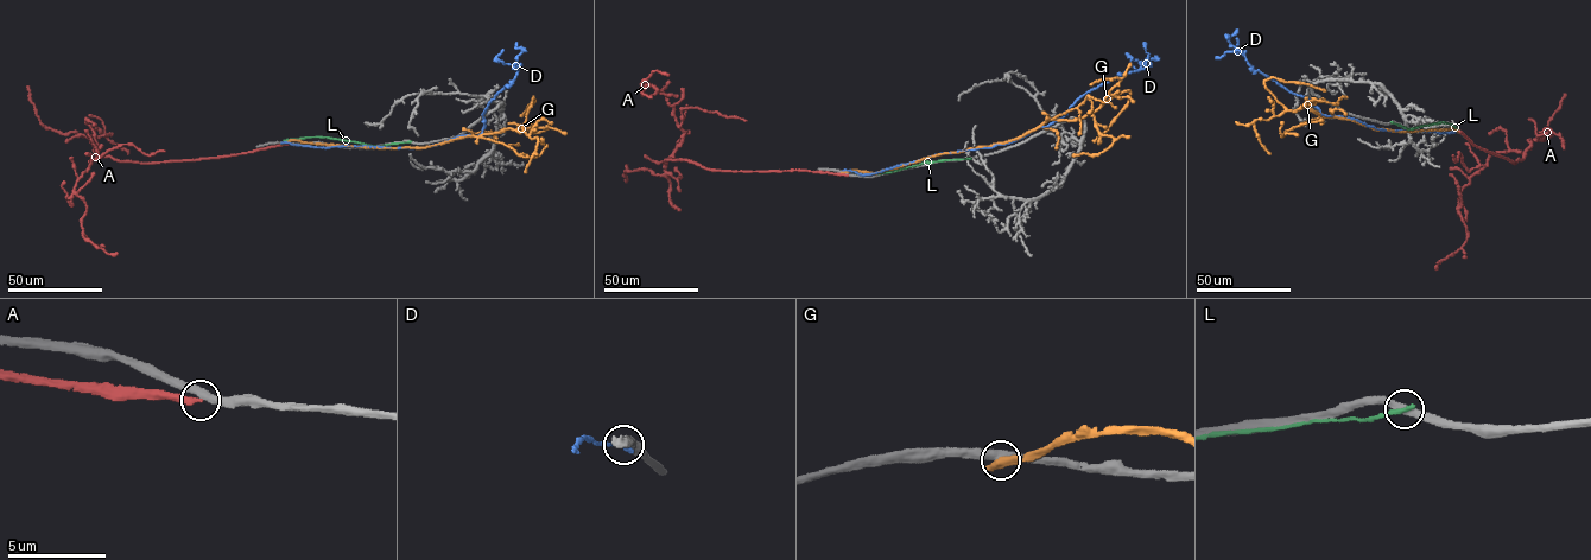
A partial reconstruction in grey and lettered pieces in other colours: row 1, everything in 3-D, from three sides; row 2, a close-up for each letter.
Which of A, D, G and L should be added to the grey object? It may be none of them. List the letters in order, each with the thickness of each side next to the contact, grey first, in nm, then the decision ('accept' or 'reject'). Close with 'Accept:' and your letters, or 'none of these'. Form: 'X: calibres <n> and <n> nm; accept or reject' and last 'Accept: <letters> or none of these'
A: calibres 360 and 320 nm; reject
D: calibres 440 and 300 nm; reject
G: calibres 420 and 500 nm; reject
L: calibres 360 and 240 nm; reject
Accept: none of these

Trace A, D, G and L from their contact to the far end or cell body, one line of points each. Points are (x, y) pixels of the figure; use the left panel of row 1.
A: (287, 144), (143, 163), (97, 156), (96, 146), (74, 191), (86, 207), (82, 235), (118, 253)
D: (281, 142), (419, 147), (477, 135), (489, 102), (517, 74), (521, 49), (515, 48), (515, 42)
G: (281, 142), (299, 140), (363, 147), (411, 148), (505, 129), (521, 132), (533, 97), (533, 103), (520, 115)
L: (410, 141), (376, 146), (318, 137), (283, 140)

